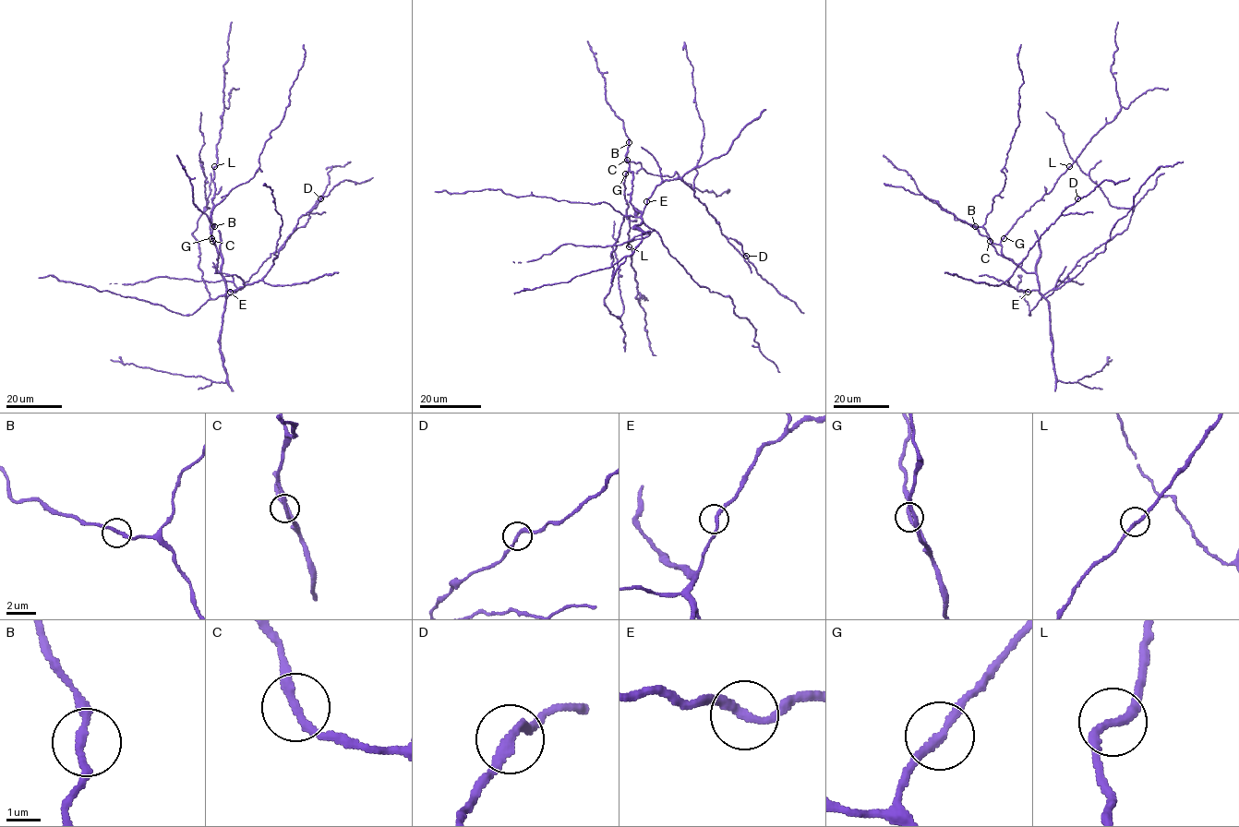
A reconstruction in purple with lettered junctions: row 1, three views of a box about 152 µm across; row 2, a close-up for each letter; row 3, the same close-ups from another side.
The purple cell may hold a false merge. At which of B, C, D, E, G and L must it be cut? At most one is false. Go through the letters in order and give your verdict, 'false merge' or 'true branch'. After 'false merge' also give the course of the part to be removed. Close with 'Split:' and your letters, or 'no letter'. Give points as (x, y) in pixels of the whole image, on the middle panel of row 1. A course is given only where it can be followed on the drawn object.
B: true branch
C: true branch
D: false merge; foreign part runs (746, 256), (756, 272), (803, 313)
E: true branch
G: true branch
L: true branch
Split: D

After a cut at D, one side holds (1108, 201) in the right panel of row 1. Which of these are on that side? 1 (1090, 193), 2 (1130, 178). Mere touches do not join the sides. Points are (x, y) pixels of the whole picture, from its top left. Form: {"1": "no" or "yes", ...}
{"1": "no", "2": "no"}

